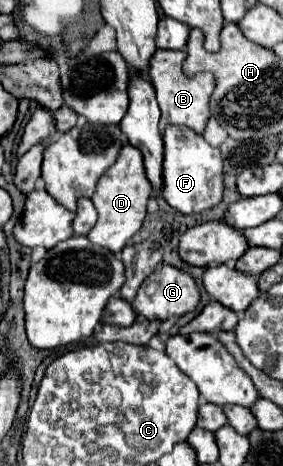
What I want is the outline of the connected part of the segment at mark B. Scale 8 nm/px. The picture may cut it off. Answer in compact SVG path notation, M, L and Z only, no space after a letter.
M155 50L155 54L149 60L149 78L157 90L157 102L161 108L159 128L163 130L169 124L181 124L201 134L209 120L209 96L215 88L215 80L211 78L209 72L203 72L193 78L185 76L181 70L183 60L185 52L181 50Z

